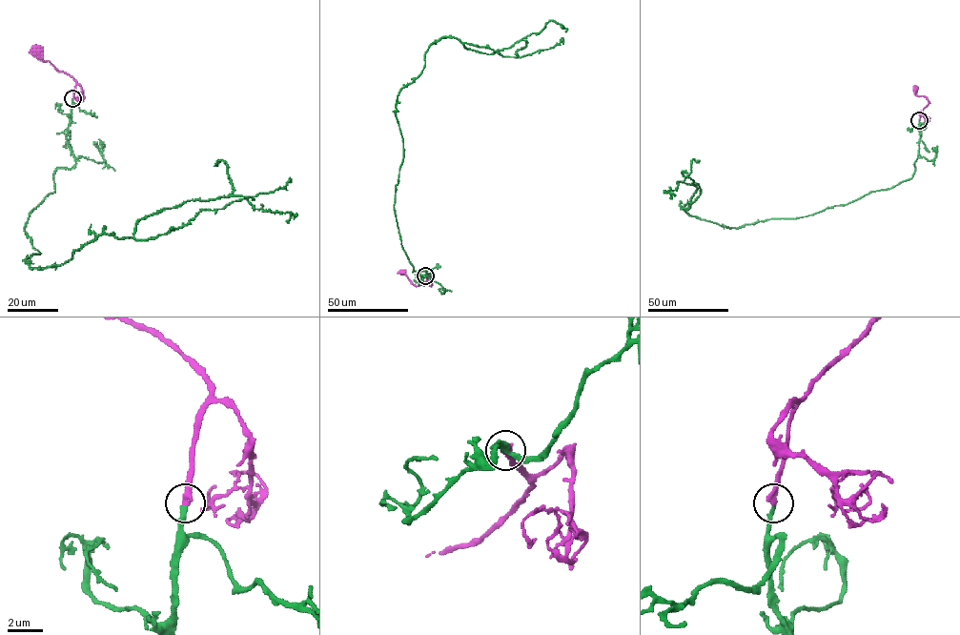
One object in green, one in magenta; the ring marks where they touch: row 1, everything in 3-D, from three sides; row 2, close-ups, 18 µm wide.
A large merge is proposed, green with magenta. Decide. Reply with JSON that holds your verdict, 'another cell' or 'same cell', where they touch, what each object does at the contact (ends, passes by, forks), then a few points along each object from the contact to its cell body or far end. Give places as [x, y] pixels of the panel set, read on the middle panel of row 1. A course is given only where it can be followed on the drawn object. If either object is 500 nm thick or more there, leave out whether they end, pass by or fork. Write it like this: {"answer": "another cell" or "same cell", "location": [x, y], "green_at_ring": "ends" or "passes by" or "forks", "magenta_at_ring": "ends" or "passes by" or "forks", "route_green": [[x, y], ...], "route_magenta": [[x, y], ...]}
{"answer": "same cell", "location": [425, 276], "green_at_ring": "ends", "magenta_at_ring": "ends", "route_green": [[424, 276], [413, 272], [394, 208], [403, 155], [398, 92], [443, 37], [493, 54], [551, 20], [565, 31]], "route_magenta": [[424, 276], [427, 279], [422, 284], [415, 286], [402, 272]]}

